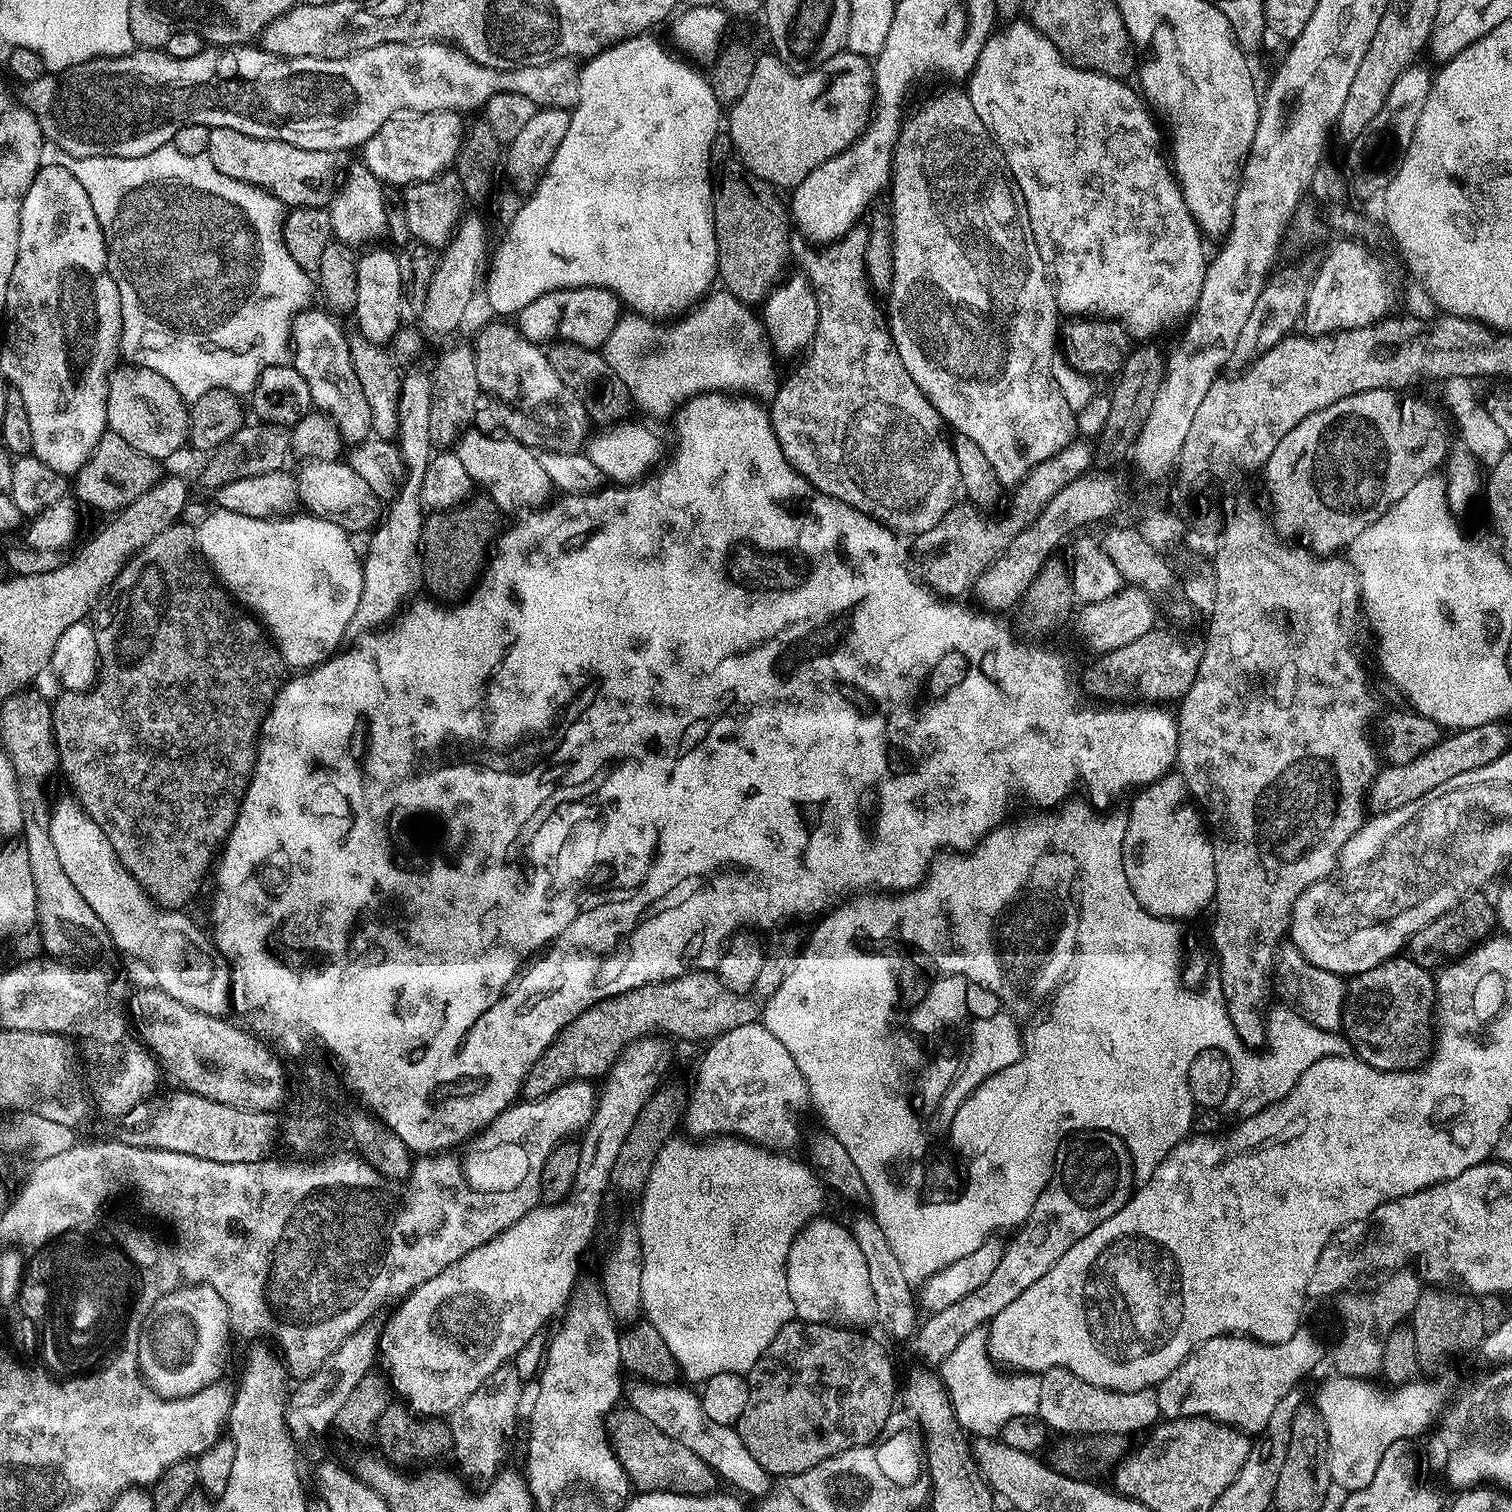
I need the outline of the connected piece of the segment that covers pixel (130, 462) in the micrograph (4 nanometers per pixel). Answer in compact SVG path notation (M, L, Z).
M106 430L98 446L94 446L88 461L74 473L75 499L81 505L89 504L100 512L115 514L121 508L128 508L130 502L134 502L134 498L142 498L142 494L150 490L150 486L154 486L162 479L160 468L161 461L134 450L130 442L125 442L124 439L118 438L118 434Z

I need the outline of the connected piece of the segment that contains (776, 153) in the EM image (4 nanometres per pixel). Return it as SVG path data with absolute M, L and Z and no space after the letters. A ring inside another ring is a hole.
M847 50L840 52L834 58L830 58L826 62L822 62L817 68L810 68L806 72L793 72L792 69L786 67L775 54L767 54L768 56L760 56L754 66L754 74L750 74L750 86L746 86L746 94L742 94L742 98L738 98L731 104L726 112L726 135L732 140L732 152L741 160L743 167L752 175L760 180L765 180L767 184L771 184L777 190L791 190L800 185L802 178L806 178L806 174L810 174L810 170L818 170L818 166L822 166L830 158L834 158L838 154L842 154L842 150L846 150L852 145L858 137L864 132L864 128L868 125L868 117L872 114L872 105L874 103L874 89L872 86L872 69L873 65L867 59Z

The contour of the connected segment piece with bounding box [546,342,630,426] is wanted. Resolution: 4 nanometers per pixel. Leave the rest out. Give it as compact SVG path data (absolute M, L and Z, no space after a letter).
M552 342L546 348L550 366L554 366L554 374L562 378L562 383L566 385L566 390L582 402L584 409L588 411L589 417L593 421L598 420L598 424L607 426L613 422L620 422L625 419L630 405L628 387L614 374L614 370L609 366L607 360L595 348L583 348L577 344L567 342Z

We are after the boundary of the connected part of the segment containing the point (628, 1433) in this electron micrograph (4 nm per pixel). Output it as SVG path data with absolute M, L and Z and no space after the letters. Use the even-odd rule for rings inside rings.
M624 1406L611 1417L610 1436L614 1447L628 1471L631 1483L640 1492L673 1492L683 1496L706 1496L717 1491L716 1471L694 1450L674 1442L650 1418L642 1418L631 1406ZM621 1411L621 1412L620 1412ZM620 1412L620 1413L619 1413Z

